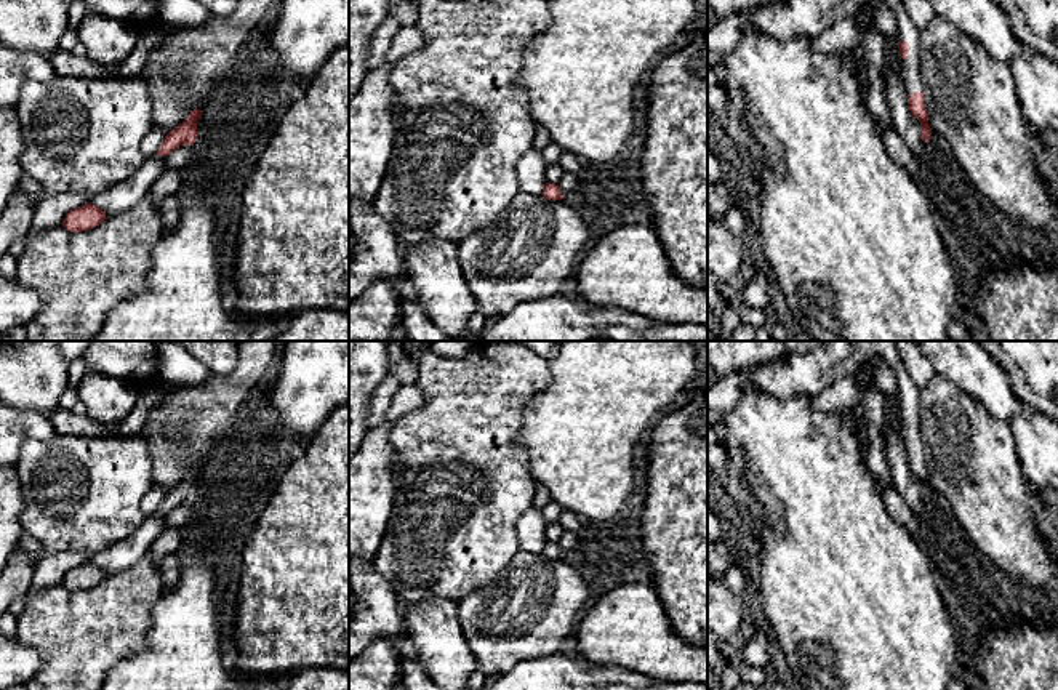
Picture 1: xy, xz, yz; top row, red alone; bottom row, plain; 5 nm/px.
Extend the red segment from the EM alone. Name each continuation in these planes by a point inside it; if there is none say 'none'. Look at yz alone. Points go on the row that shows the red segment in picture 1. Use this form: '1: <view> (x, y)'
1: yz (906, 31)

